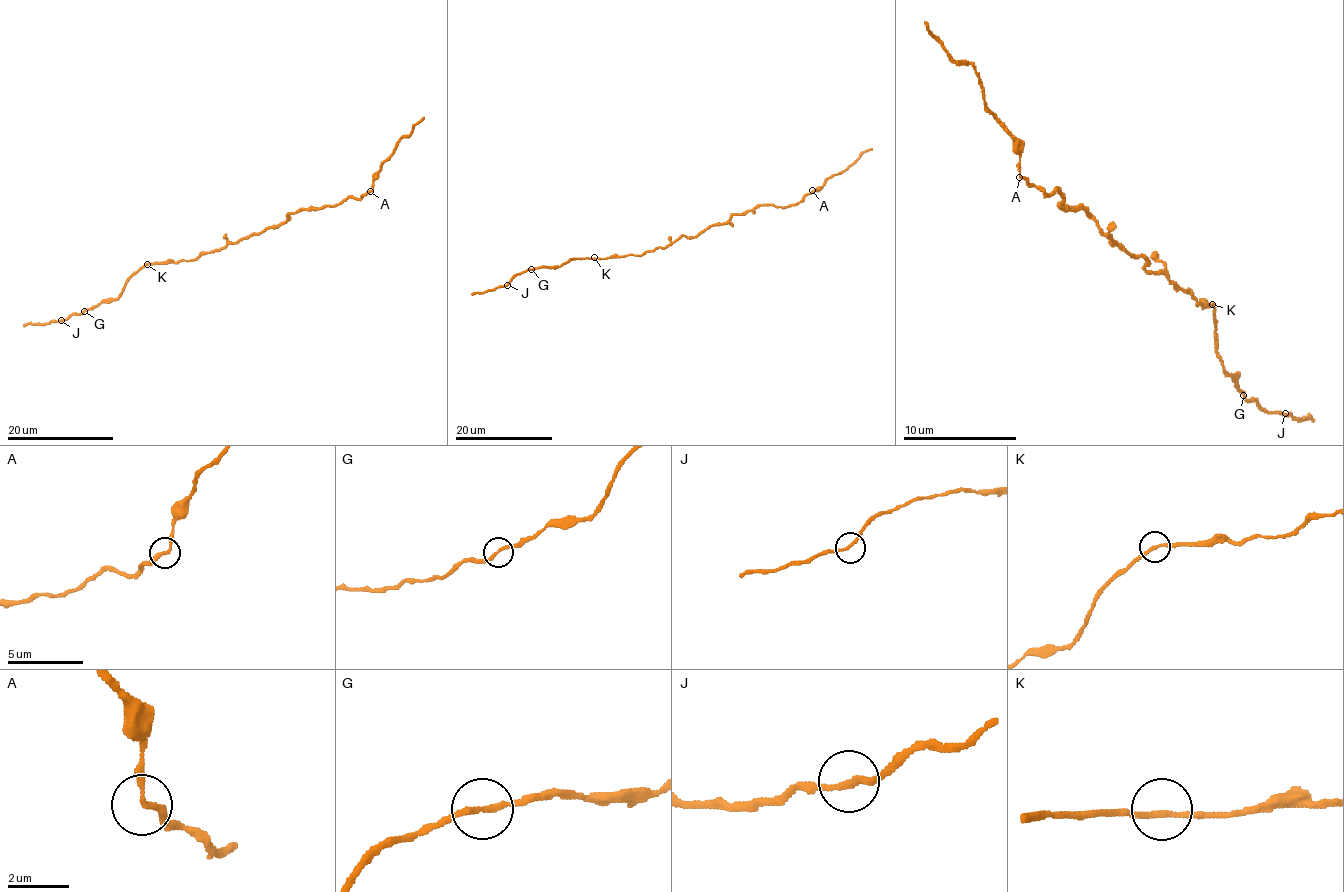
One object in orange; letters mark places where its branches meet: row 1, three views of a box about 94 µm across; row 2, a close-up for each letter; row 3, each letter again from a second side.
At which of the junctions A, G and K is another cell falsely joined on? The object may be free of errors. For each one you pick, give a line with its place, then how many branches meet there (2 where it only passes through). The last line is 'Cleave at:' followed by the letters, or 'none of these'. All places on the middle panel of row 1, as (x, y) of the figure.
Cleave at: none of these

